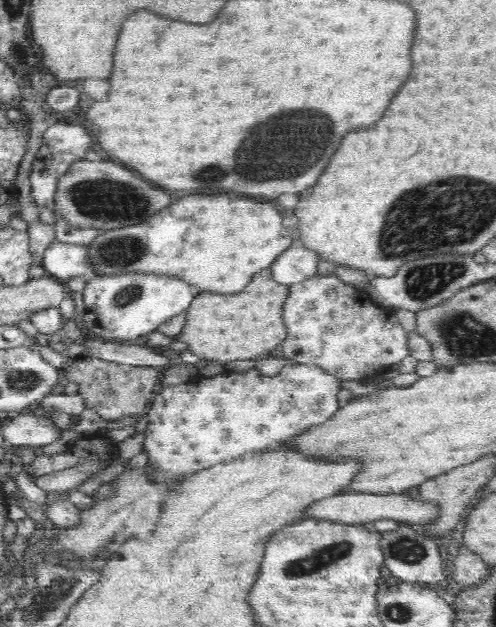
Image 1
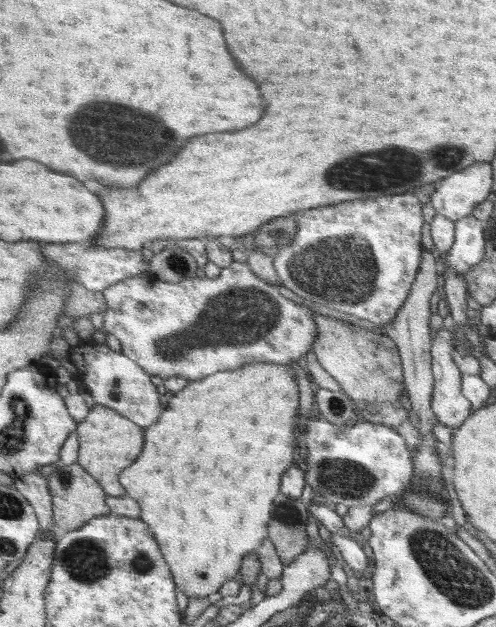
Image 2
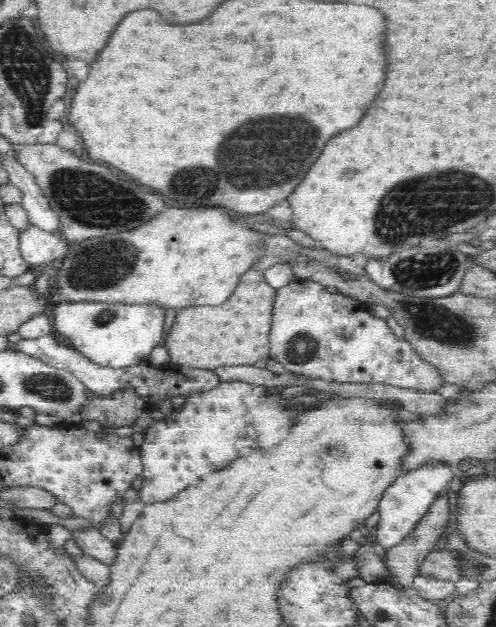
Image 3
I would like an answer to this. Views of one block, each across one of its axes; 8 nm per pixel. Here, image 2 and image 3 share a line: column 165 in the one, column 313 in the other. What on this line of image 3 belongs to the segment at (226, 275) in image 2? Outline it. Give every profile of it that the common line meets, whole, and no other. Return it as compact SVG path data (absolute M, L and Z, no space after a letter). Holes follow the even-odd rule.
M300 278L292 280L287 286L278 289L272 316L272 344L269 355L272 359L278 360L290 373L326 382L379 382L418 390L434 390L442 383L436 371L418 358L411 344L396 336L386 319L376 318L364 308L354 308L350 306L352 302L354 300L351 296L326 288L319 282Z

